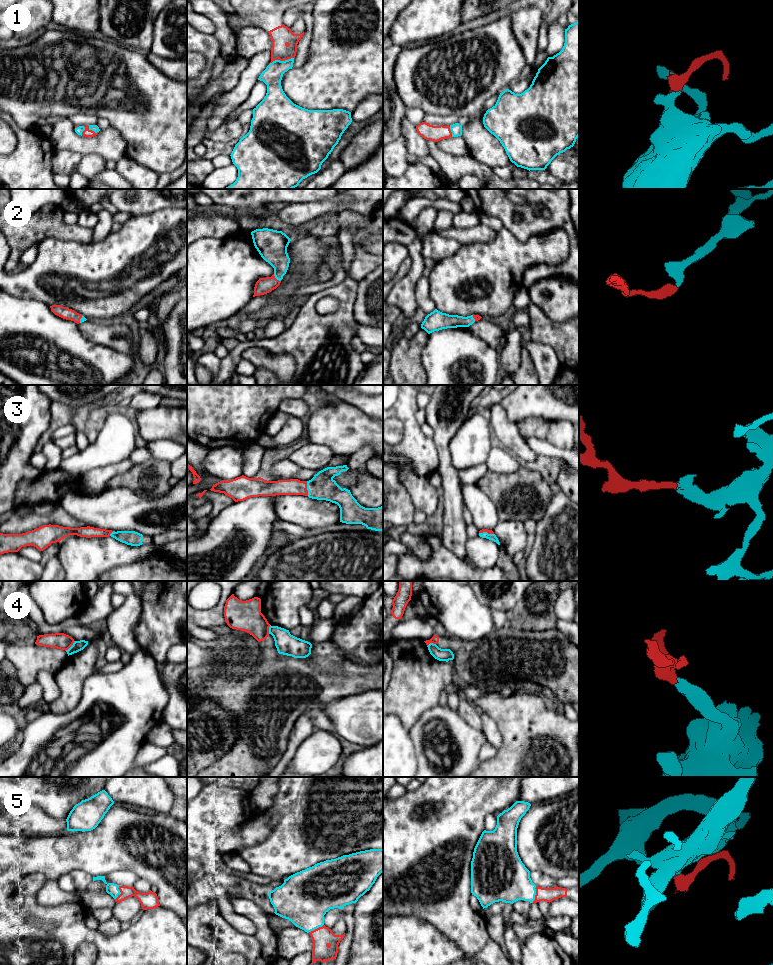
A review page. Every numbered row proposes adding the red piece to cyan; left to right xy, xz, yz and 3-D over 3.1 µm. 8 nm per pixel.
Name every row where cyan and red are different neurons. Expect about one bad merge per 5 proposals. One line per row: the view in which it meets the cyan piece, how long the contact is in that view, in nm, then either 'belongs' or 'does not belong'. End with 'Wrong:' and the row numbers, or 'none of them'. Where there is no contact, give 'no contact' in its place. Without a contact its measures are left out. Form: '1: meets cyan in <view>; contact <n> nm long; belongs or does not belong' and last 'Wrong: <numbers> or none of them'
1: meets cyan in xz; contact 120 nm long; belongs
2: meets cyan in xz; contact 90 nm long; belongs
3: meets cyan in xz; contact 120 nm long; belongs
4: meets cyan in xy; contact 110 nm long; does not belong
5: meets cyan in yz; contact 140 nm long; belongs
Wrong: 4

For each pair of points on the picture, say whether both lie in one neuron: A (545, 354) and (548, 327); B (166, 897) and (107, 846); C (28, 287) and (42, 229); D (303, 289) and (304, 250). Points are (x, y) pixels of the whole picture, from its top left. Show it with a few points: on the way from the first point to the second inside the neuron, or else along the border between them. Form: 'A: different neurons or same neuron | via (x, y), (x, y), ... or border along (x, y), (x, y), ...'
A: different neurons | border along (530, 340), (548, 344), (555, 352), (560, 364)
B: same neuron | via (157, 880), (124, 852)
C: different neurons | border along (62, 239), (47, 237), (39, 243)
D: different neurons | border along (315, 280), (304, 283)

